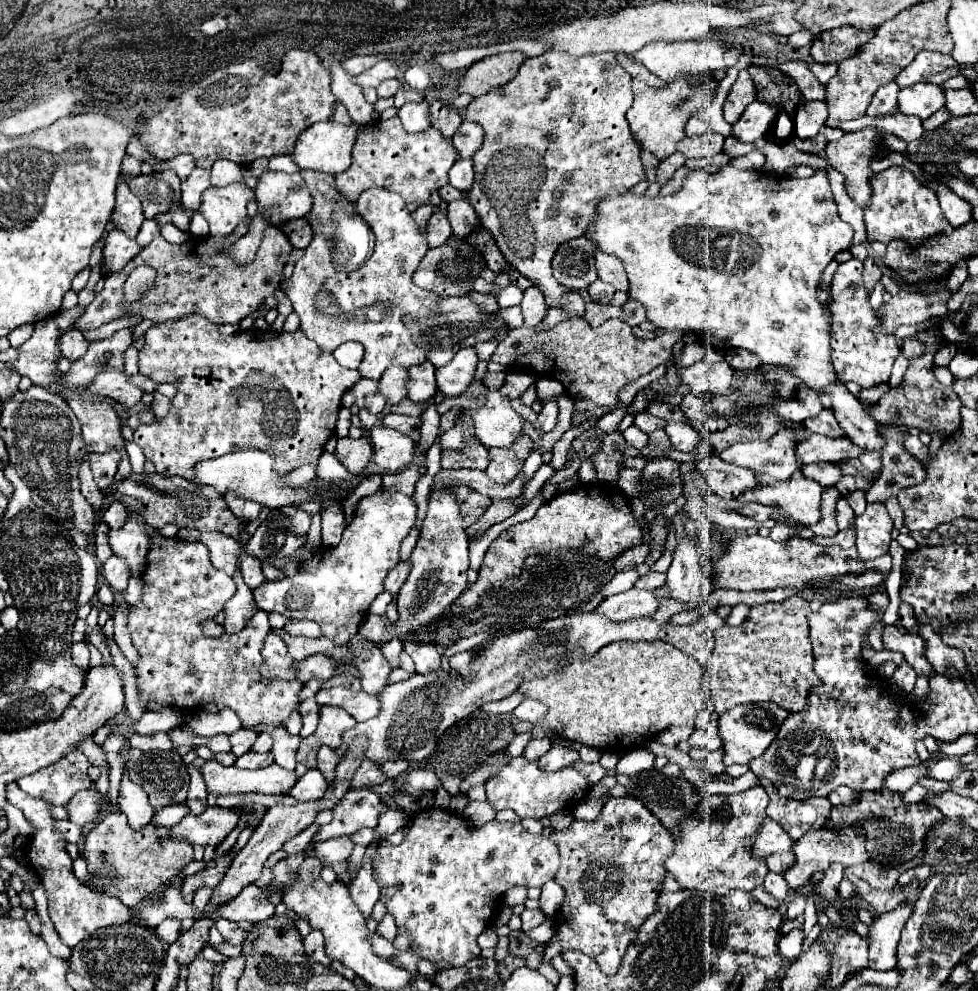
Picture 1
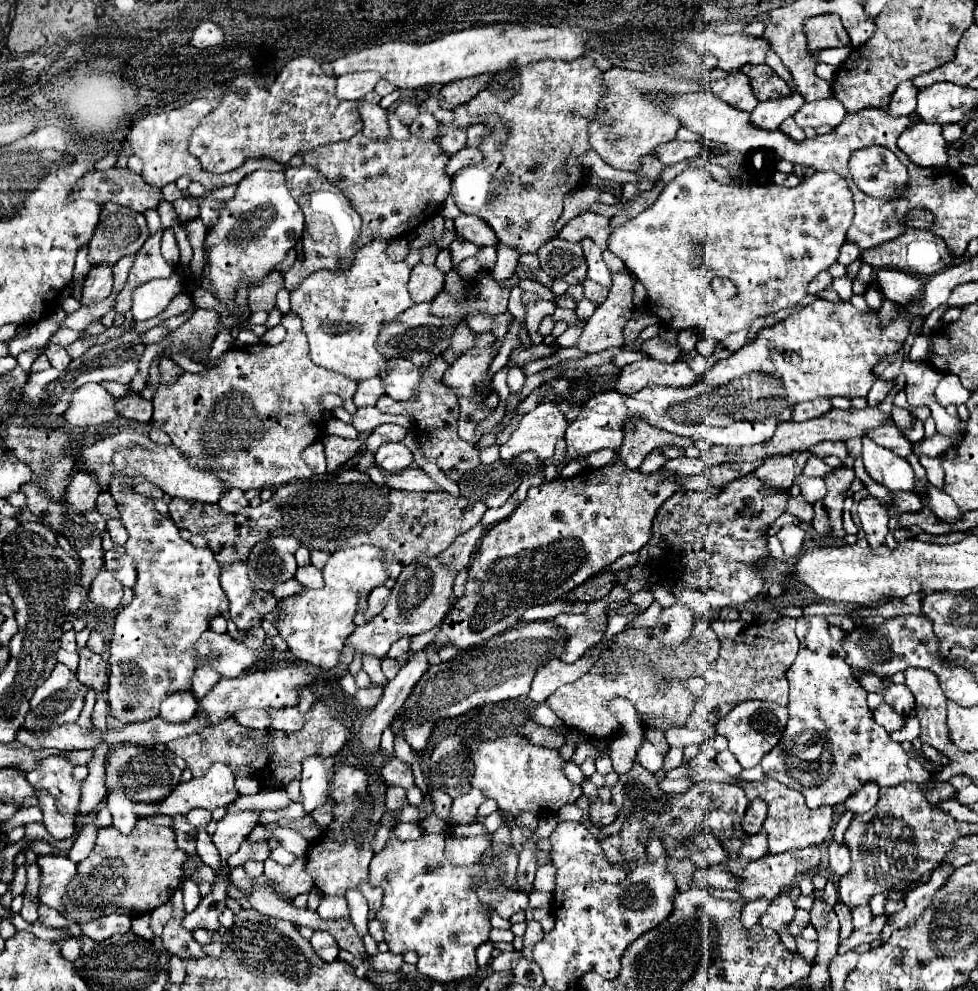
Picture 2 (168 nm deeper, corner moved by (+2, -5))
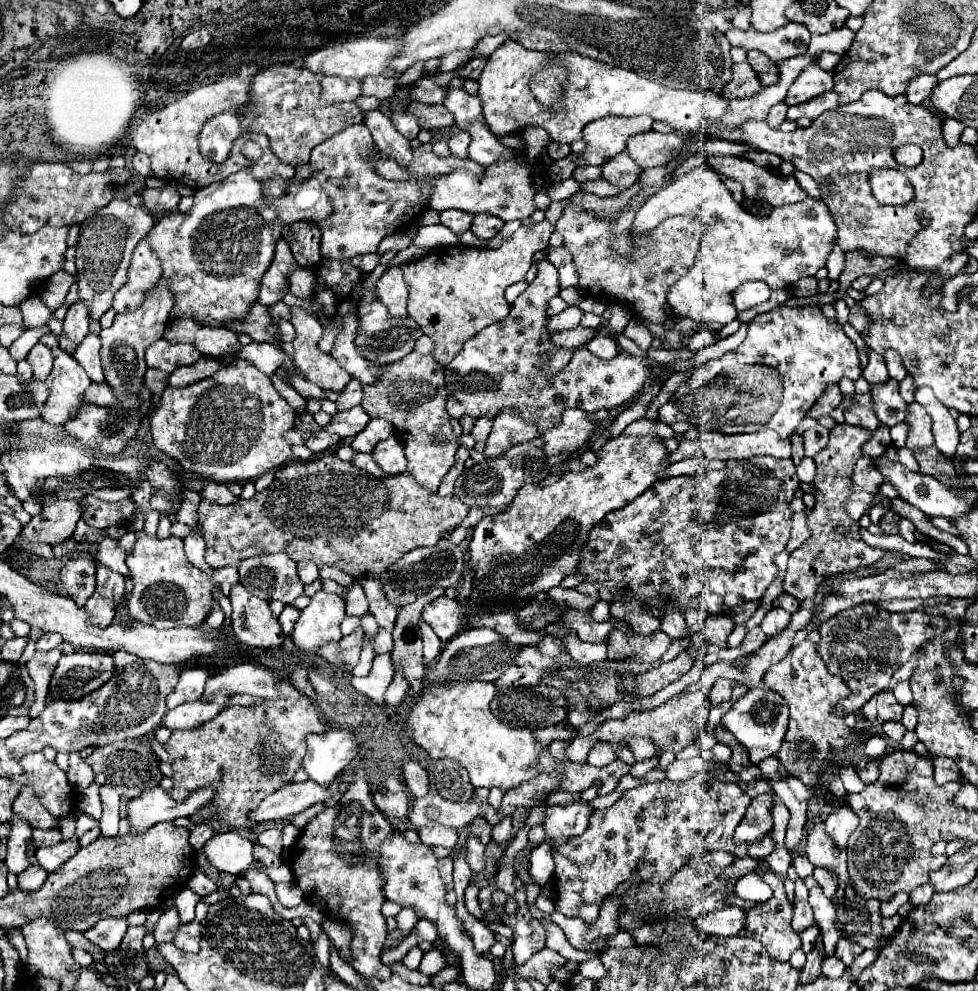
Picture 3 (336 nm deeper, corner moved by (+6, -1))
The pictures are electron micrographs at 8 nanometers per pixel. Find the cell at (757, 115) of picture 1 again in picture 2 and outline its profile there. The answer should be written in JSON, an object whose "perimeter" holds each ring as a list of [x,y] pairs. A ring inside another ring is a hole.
{"perimeter":[[[793,92],[789,98],[783,98],[783,100],[759,102],[757,108],[751,112],[751,124],[755,128],[763,128],[767,132],[773,132],[779,128],[779,124],[785,118],[793,116],[803,104],[805,104],[805,100],[797,92]]]}

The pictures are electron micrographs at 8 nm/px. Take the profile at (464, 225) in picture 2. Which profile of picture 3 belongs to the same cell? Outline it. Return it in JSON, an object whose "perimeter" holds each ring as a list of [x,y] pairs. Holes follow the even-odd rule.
{"perimeter":[[[477,214],[475,220],[473,220],[473,224],[471,224],[471,232],[473,232],[477,238],[481,238],[481,240],[489,240],[489,238],[493,238],[503,226],[505,226],[505,222],[499,220],[499,218],[495,218],[495,216],[491,216],[491,214]]]}

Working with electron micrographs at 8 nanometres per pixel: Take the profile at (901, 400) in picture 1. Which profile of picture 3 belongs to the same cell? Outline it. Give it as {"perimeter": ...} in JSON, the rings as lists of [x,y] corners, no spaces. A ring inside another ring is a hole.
{"perimeter":[[[761,430],[755,434],[723,434],[723,432],[701,432],[699,448],[705,458],[731,460],[731,458],[749,458],[749,456],[773,456],[773,458],[791,458],[789,438],[779,438],[777,432]]]}

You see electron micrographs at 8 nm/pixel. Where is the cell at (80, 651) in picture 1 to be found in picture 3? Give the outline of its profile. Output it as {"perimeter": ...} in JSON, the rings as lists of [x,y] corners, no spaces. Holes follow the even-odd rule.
{"perimeter":[[[37,652],[35,654],[35,658],[27,664],[27,670],[29,670],[29,674],[31,674],[31,678],[33,678],[33,682],[35,682],[35,692],[37,692],[37,696],[35,696],[35,704],[31,706],[31,716],[39,716],[41,712],[43,712],[43,708],[45,708],[45,698],[47,698],[47,686],[49,686],[49,680],[51,680],[51,670],[47,670],[45,666],[41,666],[41,664],[37,664],[37,658],[41,656],[43,652]]]}

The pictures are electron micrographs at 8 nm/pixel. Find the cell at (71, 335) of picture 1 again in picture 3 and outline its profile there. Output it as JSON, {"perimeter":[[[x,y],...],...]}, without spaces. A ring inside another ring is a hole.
{"perimeter":[[[39,342],[27,354],[27,362],[33,366],[33,376],[37,380],[45,380],[49,376],[49,372],[51,372],[51,364],[53,364],[51,350],[45,344]]]}

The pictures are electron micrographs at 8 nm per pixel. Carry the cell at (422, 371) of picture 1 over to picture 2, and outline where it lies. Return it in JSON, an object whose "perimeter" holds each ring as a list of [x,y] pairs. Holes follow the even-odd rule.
{"perimeter":[[[397,358],[389,360],[389,374],[381,376],[387,380],[387,394],[395,400],[411,400],[421,382],[421,370],[411,360]]]}

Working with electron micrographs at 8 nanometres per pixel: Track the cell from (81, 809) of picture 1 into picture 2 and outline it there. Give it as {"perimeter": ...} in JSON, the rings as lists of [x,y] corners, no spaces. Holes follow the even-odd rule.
{"perimeter":[[[35,792],[39,800],[39,808],[43,812],[43,824],[49,834],[57,840],[71,838],[75,834],[75,818],[69,814],[61,814],[55,806],[55,800],[47,792]]]}

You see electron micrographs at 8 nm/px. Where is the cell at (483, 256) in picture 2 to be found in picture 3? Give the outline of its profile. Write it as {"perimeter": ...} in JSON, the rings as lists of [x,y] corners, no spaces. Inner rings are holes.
{"perimeter":[[[421,226],[411,242],[413,246],[425,246],[425,248],[437,248],[437,246],[459,246],[461,242],[453,232],[449,232],[445,226]]]}

